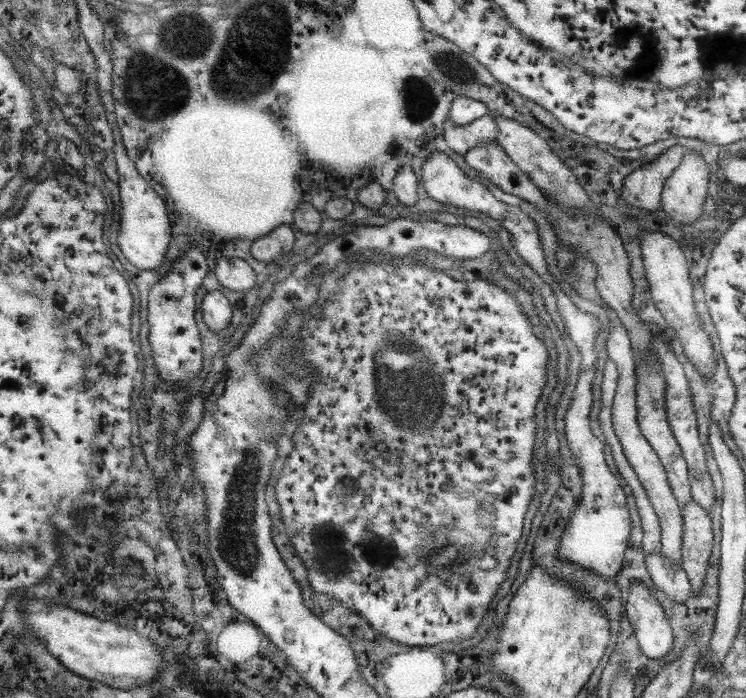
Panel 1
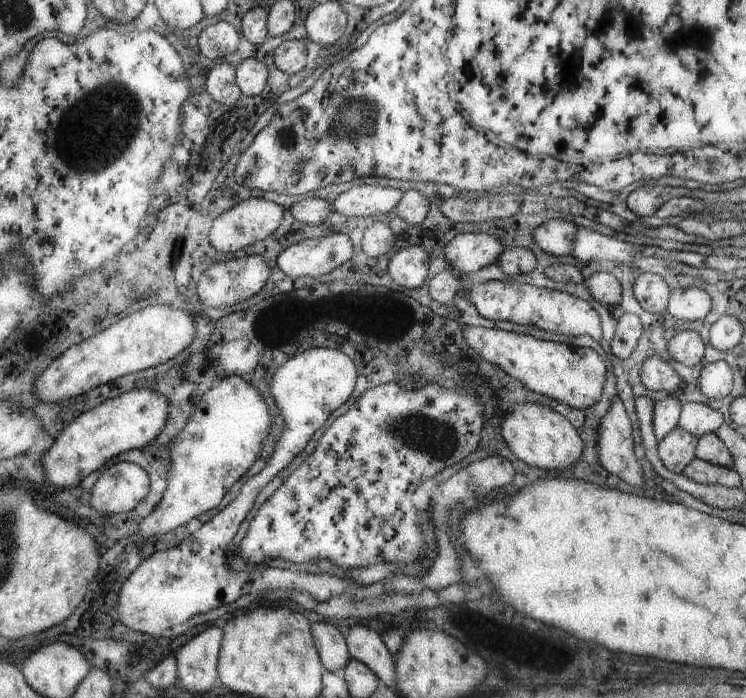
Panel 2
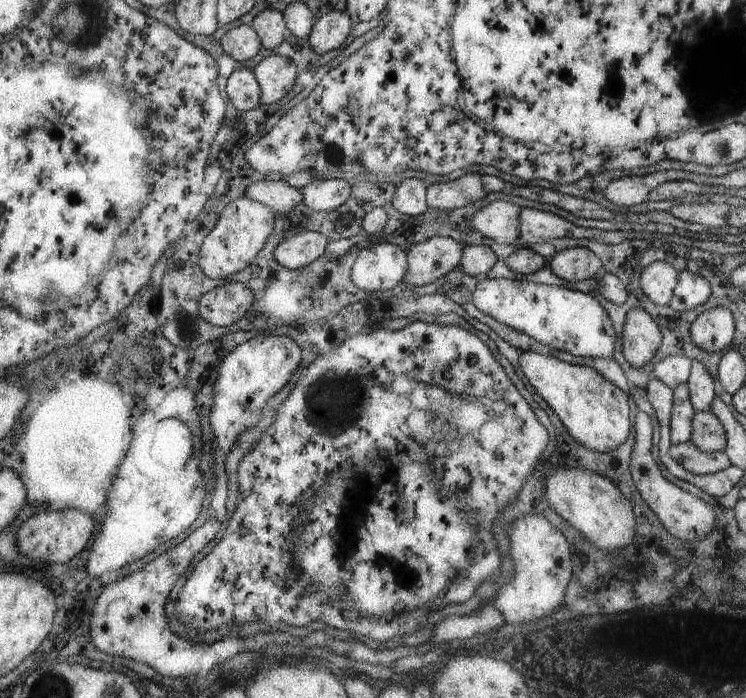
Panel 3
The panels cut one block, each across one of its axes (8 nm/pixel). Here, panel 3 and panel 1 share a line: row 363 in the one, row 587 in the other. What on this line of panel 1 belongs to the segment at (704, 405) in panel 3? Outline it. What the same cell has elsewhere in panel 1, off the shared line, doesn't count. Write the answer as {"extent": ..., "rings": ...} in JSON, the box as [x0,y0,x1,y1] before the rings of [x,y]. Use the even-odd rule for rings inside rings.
{"extent":[681,500,713,596],"rings":[[[693,500],[684,505],[682,512],[685,532],[681,566],[689,578],[692,596],[700,596],[713,547],[712,520]]]}

